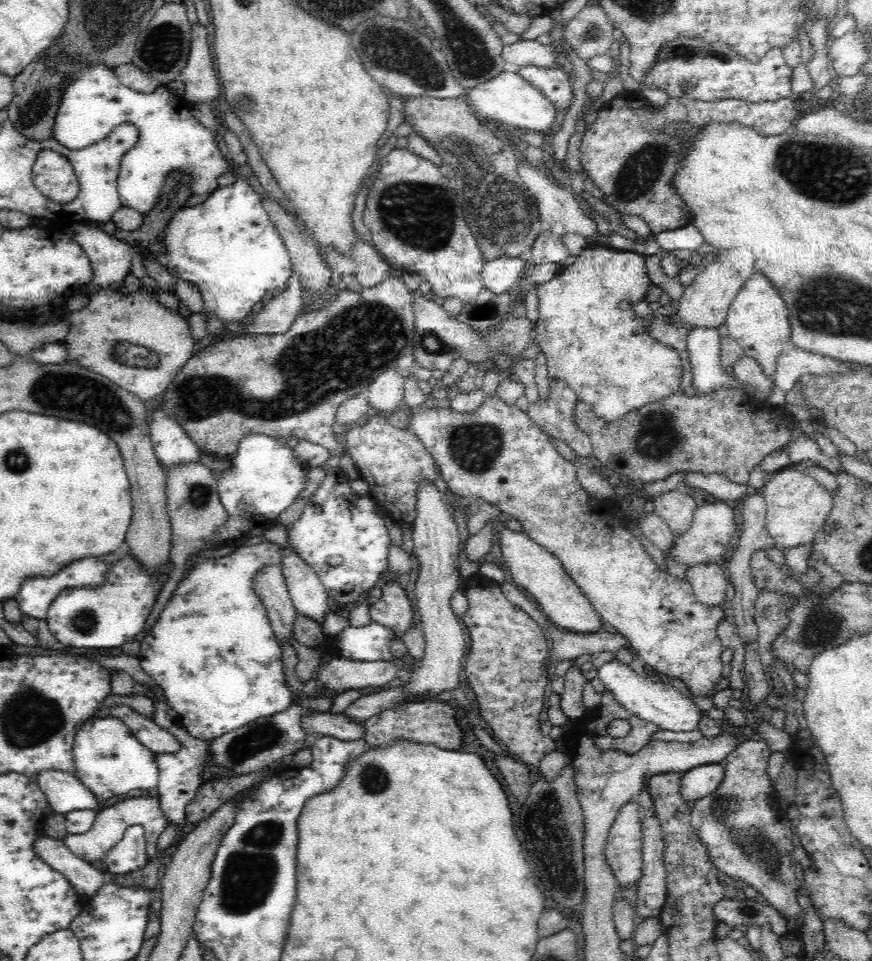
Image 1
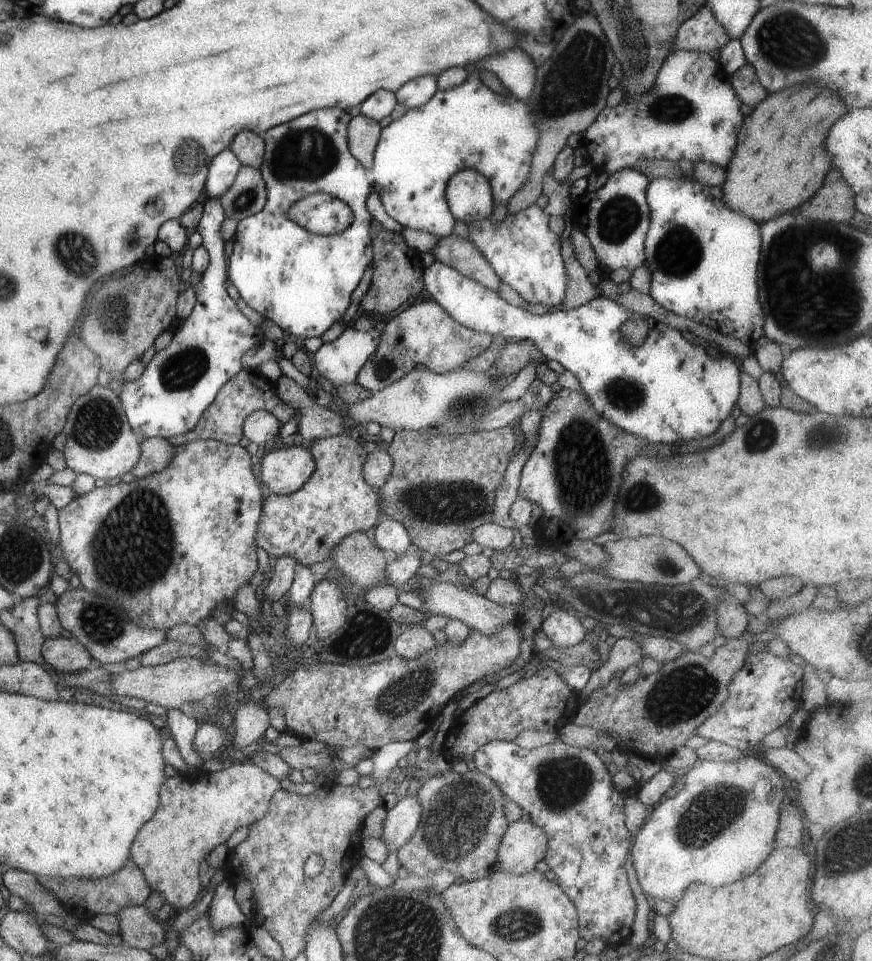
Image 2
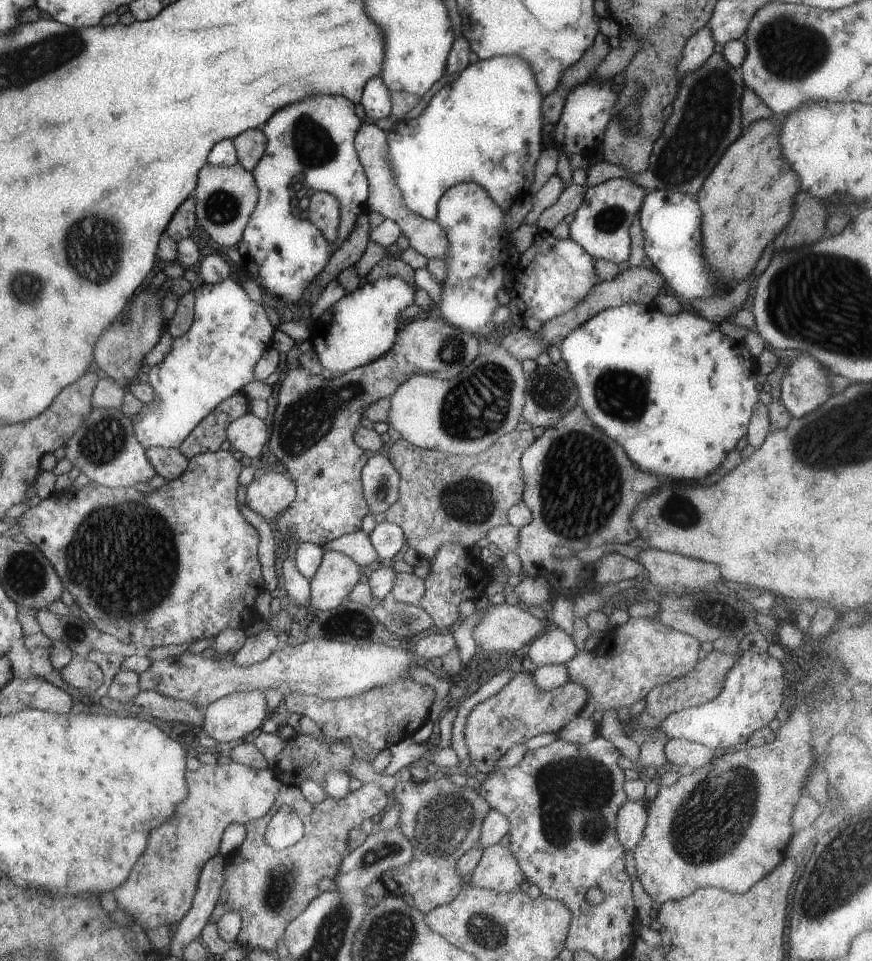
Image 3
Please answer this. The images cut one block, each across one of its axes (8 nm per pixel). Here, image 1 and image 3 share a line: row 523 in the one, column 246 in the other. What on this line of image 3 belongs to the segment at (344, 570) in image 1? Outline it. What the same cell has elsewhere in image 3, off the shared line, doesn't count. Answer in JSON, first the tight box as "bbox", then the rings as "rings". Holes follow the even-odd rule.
{"bbox":[130,277,274,449],"rings":[[[229,277],[215,284],[198,282],[193,288],[193,293],[193,318],[189,330],[172,339],[171,350],[167,356],[147,372],[153,398],[147,404],[142,404],[139,412],[130,417],[135,440],[144,449],[177,449],[195,425],[219,402],[229,398],[233,392],[241,391],[248,382],[255,381],[253,366],[271,345],[274,330],[265,315],[265,306],[250,300],[238,282]]]}

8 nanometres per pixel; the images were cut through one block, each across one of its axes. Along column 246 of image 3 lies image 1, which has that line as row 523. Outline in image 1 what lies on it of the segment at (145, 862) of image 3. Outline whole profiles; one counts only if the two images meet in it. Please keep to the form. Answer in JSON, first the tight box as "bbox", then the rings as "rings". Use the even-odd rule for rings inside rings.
{"bbox":[760,468,832,549],"rings":[[[793,468],[768,475],[760,491],[767,504],[766,528],[781,549],[810,543],[832,508],[832,499],[828,491],[813,477],[806,475],[805,471],[799,472]]]}

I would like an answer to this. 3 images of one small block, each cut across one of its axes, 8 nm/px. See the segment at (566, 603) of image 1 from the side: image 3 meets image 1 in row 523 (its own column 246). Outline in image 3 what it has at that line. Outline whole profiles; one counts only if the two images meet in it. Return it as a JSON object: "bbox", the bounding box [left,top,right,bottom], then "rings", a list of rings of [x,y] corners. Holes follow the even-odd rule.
{"bbox":[245,471,295,524],"rings":[[[267,471],[247,485],[245,494],[247,508],[270,524],[291,504],[294,496],[295,482],[287,472]]]}

